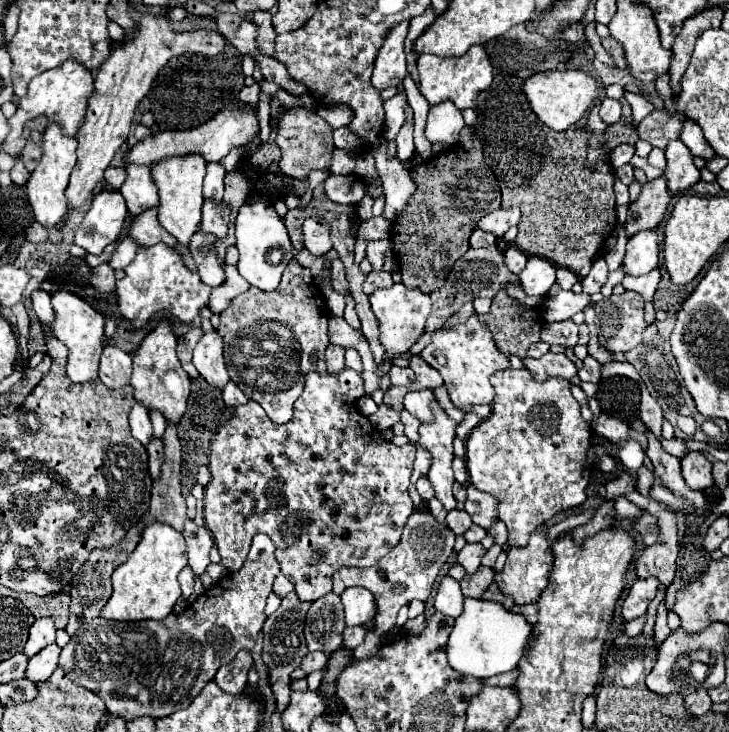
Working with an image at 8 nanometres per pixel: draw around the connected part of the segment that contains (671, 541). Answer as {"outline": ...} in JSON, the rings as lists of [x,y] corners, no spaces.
{"outline":[[[654,501],[648,507],[648,513],[658,519],[658,541],[642,551],[642,555],[636,561],[636,575],[638,577],[658,577],[660,583],[666,587],[674,579],[676,571],[676,559],[680,551],[678,543],[678,527],[676,527],[676,515],[674,511],[666,509],[662,503]]]}

